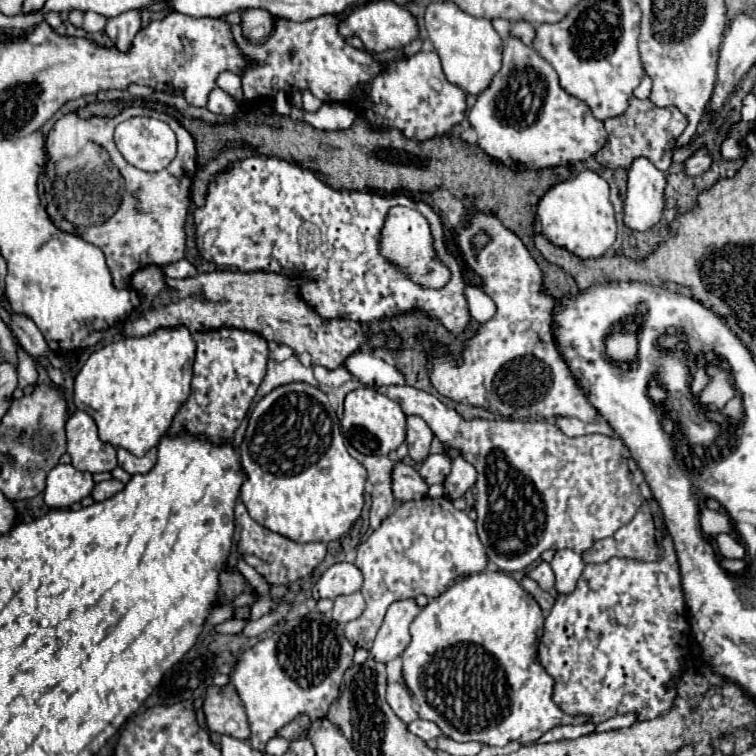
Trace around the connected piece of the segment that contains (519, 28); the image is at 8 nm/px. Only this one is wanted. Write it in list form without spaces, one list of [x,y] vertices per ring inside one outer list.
[[[519,20],[519,22],[513,24],[511,34],[515,38],[521,38],[521,42],[525,42],[527,46],[531,46],[533,44],[533,38],[535,38],[535,28],[533,28],[533,24],[529,24],[525,20]]]

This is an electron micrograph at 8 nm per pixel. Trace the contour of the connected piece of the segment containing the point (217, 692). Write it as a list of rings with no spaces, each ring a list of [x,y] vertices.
[[[231,684],[225,688],[211,686],[205,694],[203,712],[207,716],[209,732],[227,734],[237,740],[249,738],[249,720],[245,718],[245,706]]]

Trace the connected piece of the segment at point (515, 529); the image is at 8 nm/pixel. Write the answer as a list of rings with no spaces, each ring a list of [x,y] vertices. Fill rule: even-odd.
[[[389,386],[385,394],[401,404],[407,416],[423,418],[431,432],[447,448],[457,450],[469,464],[475,466],[477,482],[473,486],[473,494],[477,500],[477,534],[485,546],[489,562],[493,562],[503,572],[529,568],[545,550],[571,548],[583,554],[597,540],[613,536],[623,524],[627,524],[645,500],[645,476],[617,436],[609,438],[601,434],[589,434],[569,438],[549,420],[467,420],[457,410],[443,404],[437,396],[411,386]]]

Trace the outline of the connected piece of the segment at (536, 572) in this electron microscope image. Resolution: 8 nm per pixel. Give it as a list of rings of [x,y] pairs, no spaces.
[[[539,562],[537,566],[533,566],[529,572],[527,572],[527,576],[531,578],[531,580],[535,580],[543,590],[547,590],[547,592],[551,592],[553,590],[553,586],[555,586],[555,576],[553,576],[553,570],[551,570],[551,566],[547,564],[547,562]]]

